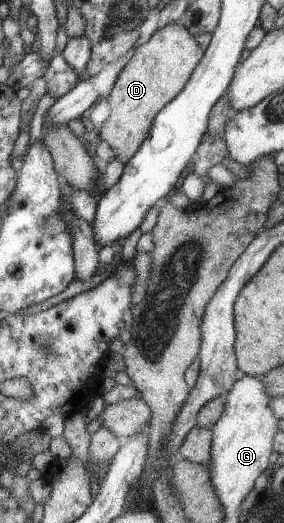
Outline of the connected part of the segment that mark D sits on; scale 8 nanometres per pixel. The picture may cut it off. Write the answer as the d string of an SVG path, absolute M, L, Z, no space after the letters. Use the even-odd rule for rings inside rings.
M176 22L157 27L148 40L137 43L132 57L106 98L110 115L99 132L99 139L110 146L115 158L125 163L134 156L148 136L157 114L185 88L186 81L202 57L202 51L194 43L192 35Z

